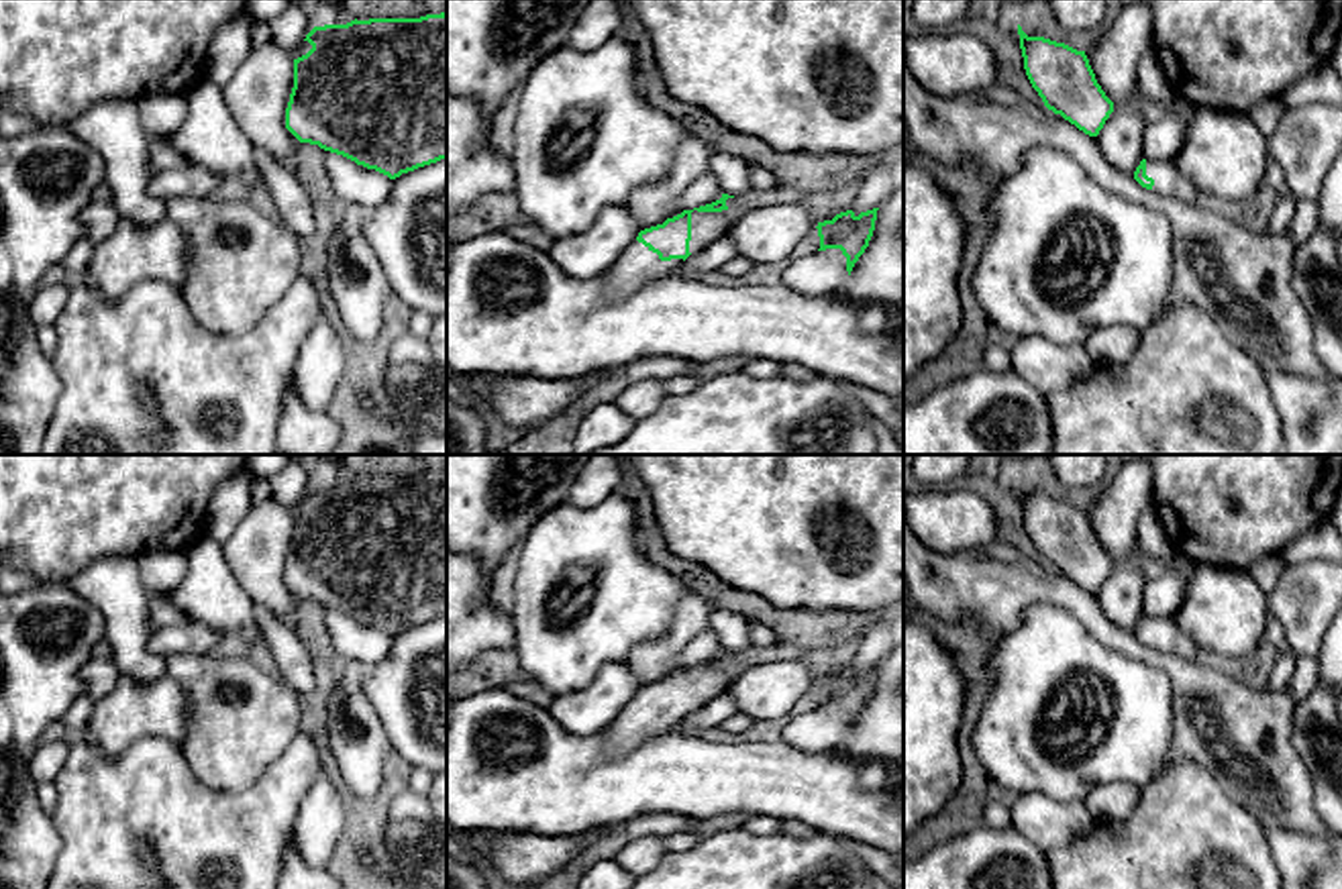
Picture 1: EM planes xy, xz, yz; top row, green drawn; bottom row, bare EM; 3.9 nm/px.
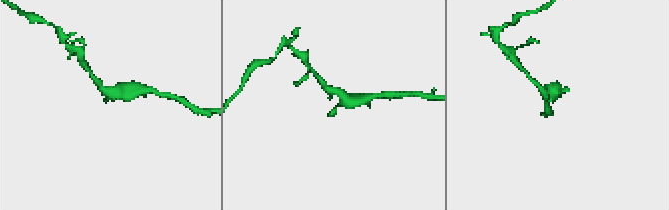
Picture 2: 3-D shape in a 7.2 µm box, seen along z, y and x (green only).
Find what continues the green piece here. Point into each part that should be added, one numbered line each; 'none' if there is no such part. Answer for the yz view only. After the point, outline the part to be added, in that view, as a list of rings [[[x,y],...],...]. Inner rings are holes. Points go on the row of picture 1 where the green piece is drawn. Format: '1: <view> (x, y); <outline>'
1: yz (1167, 178); [[[1146,159],[1146,175],[1154,179],[1150,192],[1173,196],[1189,204],[1201,204],[1203,194],[1187,179],[1175,163]]]

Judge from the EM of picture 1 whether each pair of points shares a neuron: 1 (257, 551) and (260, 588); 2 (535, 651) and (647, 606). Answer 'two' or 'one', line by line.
1: one
2: one

